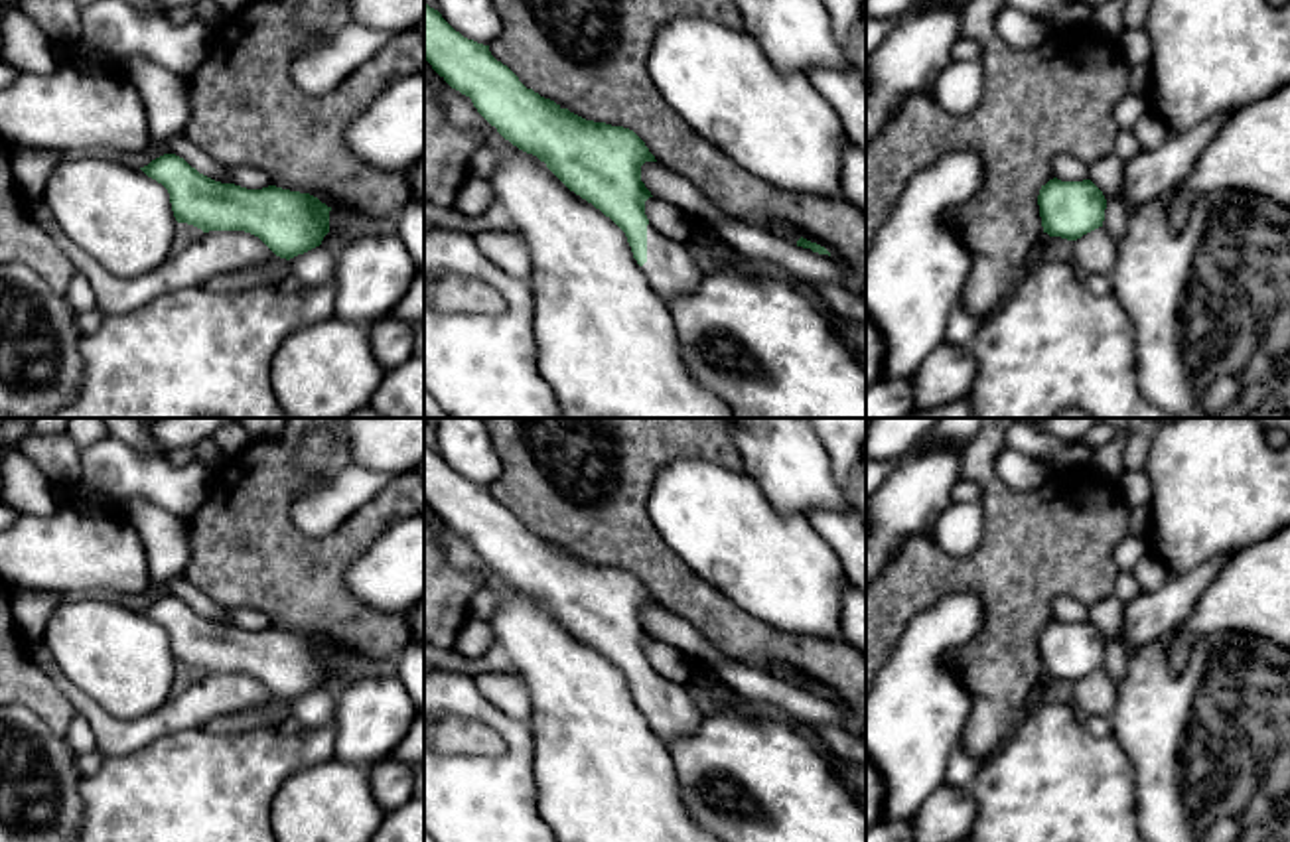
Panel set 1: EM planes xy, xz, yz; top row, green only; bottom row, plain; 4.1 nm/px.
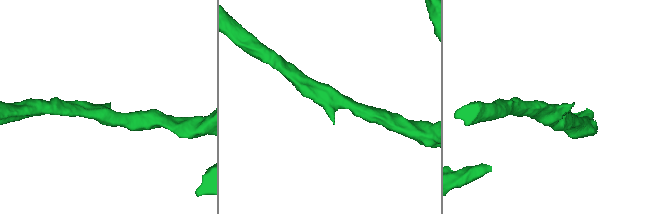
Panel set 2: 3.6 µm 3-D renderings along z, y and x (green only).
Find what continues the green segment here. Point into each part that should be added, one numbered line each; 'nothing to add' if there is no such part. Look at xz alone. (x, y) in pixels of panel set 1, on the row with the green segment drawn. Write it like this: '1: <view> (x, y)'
1: xz (669, 269)

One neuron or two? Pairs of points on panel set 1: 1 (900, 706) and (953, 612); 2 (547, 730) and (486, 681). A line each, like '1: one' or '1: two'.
1: one
2: two

